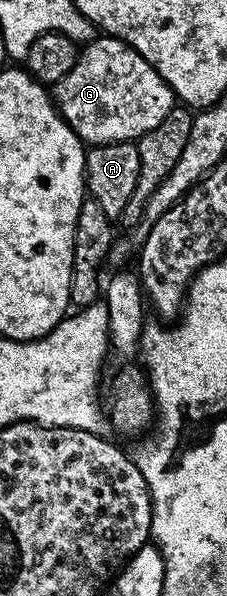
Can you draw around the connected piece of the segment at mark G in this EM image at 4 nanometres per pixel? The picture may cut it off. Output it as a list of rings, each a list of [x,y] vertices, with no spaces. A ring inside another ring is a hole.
[[[100,34],[79,49],[74,70],[54,85],[54,103],[79,140],[95,146],[119,140],[139,141],[170,114],[174,93],[138,50],[117,36]]]

